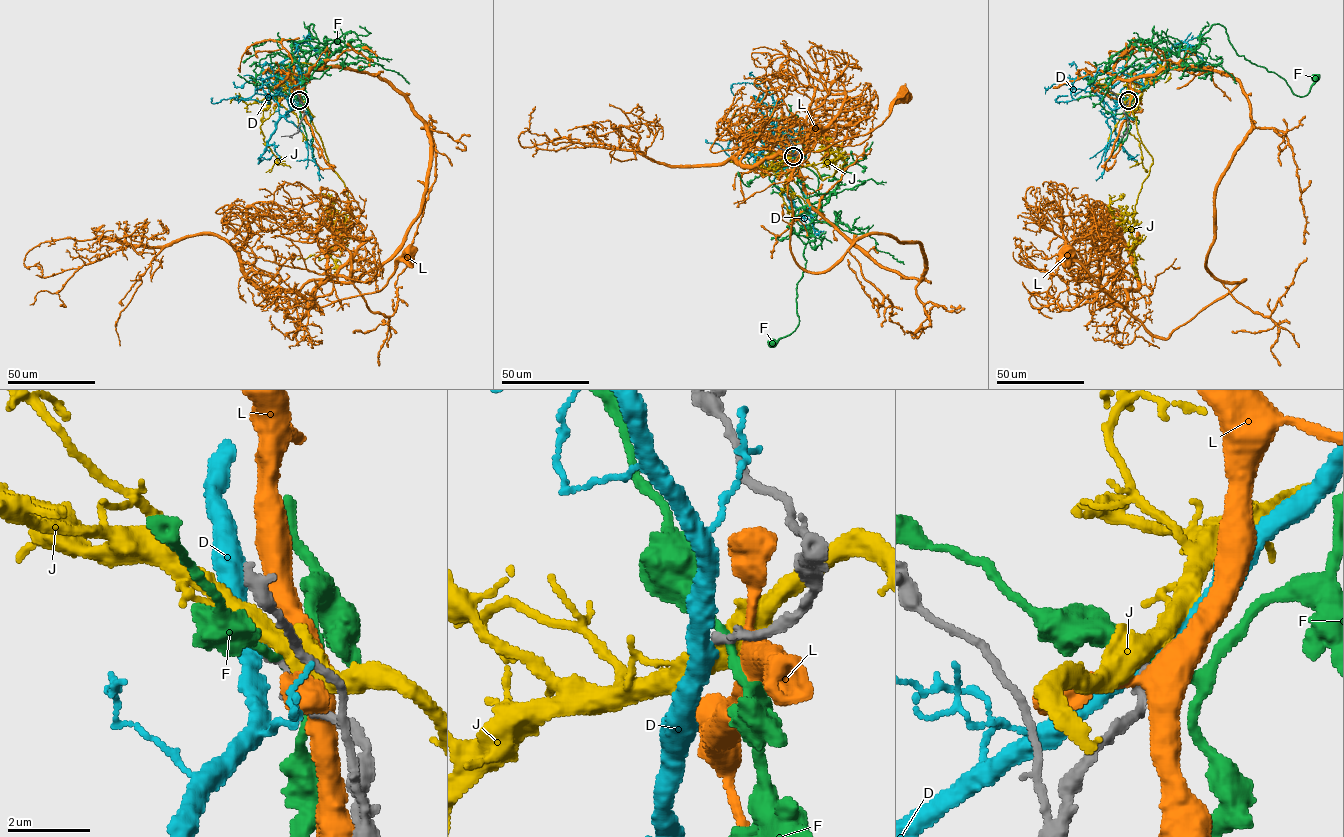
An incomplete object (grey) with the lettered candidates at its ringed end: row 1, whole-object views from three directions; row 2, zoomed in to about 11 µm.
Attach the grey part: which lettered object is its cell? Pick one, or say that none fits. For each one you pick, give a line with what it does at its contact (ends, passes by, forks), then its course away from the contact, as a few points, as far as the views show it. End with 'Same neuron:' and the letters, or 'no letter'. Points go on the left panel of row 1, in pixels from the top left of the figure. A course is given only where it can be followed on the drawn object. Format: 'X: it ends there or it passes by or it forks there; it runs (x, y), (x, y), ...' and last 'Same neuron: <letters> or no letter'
Same neuron: no letter

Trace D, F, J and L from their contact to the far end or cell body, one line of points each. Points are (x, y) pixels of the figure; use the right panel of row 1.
D: (1128, 101), (1112, 110), (1114, 116), (1120, 91), (1127, 82), (1131, 101), (1123, 97), (1115, 103), (1113, 97)
F: (1128, 101), (1178, 66), (1179, 49), (1197, 48), (1213, 24), (1294, 94), (1305, 95), (1315, 77)
J: (1128, 101), (1153, 163), (1125, 231), (1108, 207), (1123, 197)
L: (1128, 102), (1163, 69), (1239, 83), (1252, 129), (1207, 267), (1245, 279), (1164, 338), (1065, 253)

